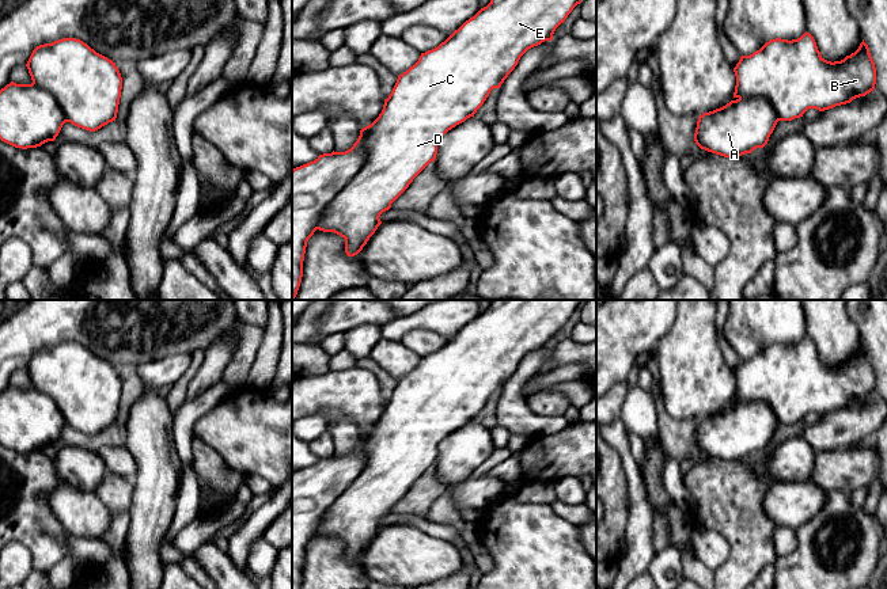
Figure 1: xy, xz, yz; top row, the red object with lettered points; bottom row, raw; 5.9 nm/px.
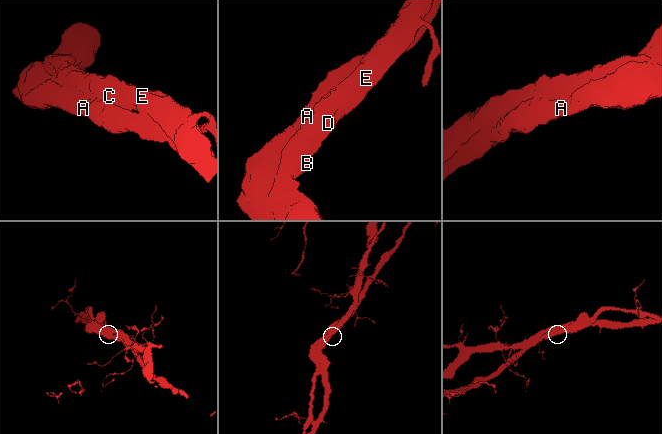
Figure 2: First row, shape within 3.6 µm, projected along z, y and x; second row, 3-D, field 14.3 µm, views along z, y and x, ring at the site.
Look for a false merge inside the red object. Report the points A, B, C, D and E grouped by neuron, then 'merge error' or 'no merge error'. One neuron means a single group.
A / B C D E | merge error

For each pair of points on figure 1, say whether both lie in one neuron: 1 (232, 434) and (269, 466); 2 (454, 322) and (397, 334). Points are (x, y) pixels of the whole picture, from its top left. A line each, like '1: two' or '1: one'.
1: one
2: one

